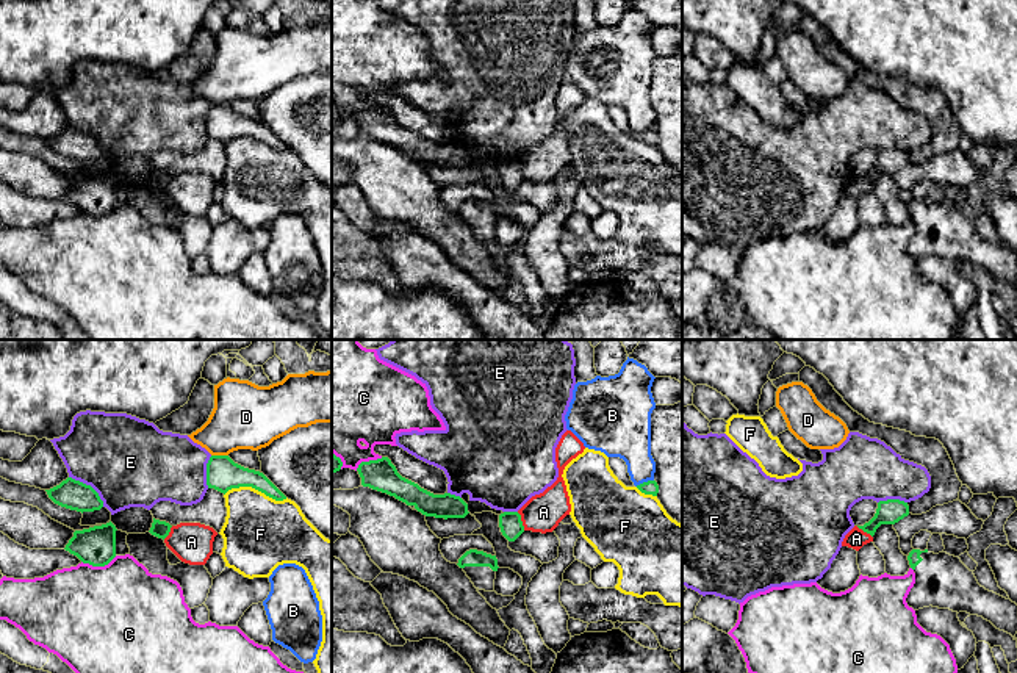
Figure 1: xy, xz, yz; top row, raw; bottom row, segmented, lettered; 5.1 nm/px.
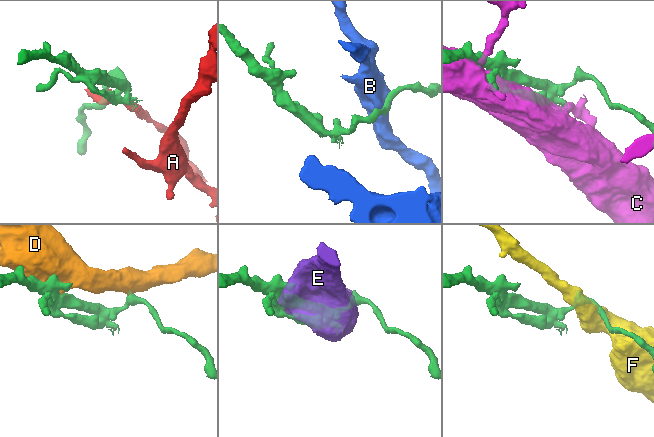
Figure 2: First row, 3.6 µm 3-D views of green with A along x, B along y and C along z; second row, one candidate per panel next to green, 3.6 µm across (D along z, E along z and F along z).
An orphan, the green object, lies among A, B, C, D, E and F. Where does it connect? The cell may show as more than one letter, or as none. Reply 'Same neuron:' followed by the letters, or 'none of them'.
Same neuron: none of them

